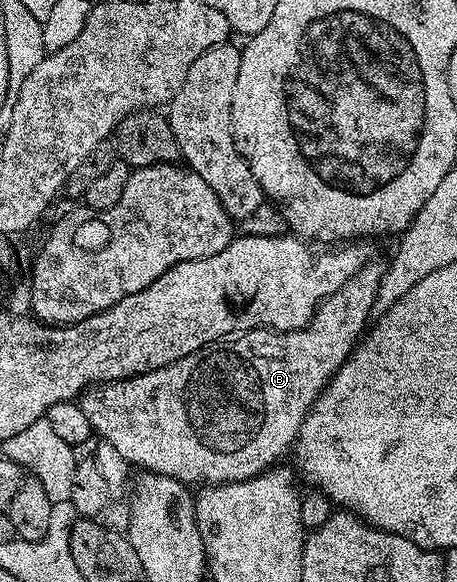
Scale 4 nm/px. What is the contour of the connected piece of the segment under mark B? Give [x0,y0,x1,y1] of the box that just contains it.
[80,261,383,485]

